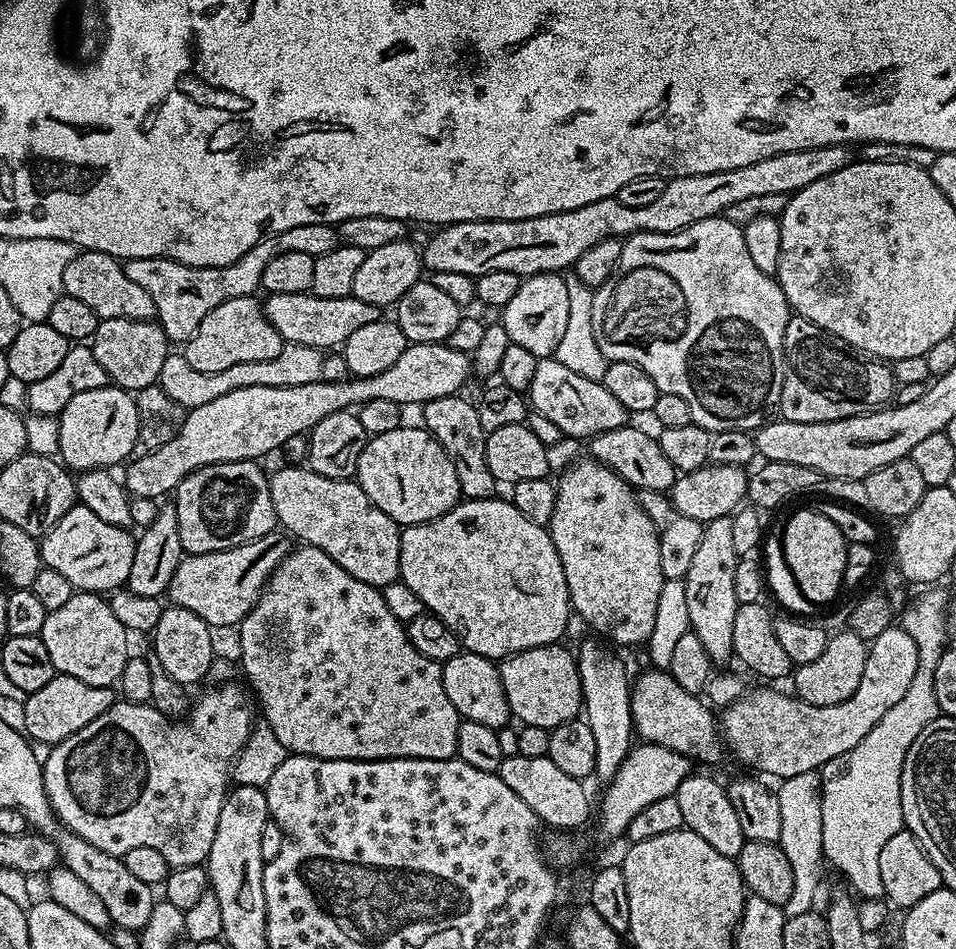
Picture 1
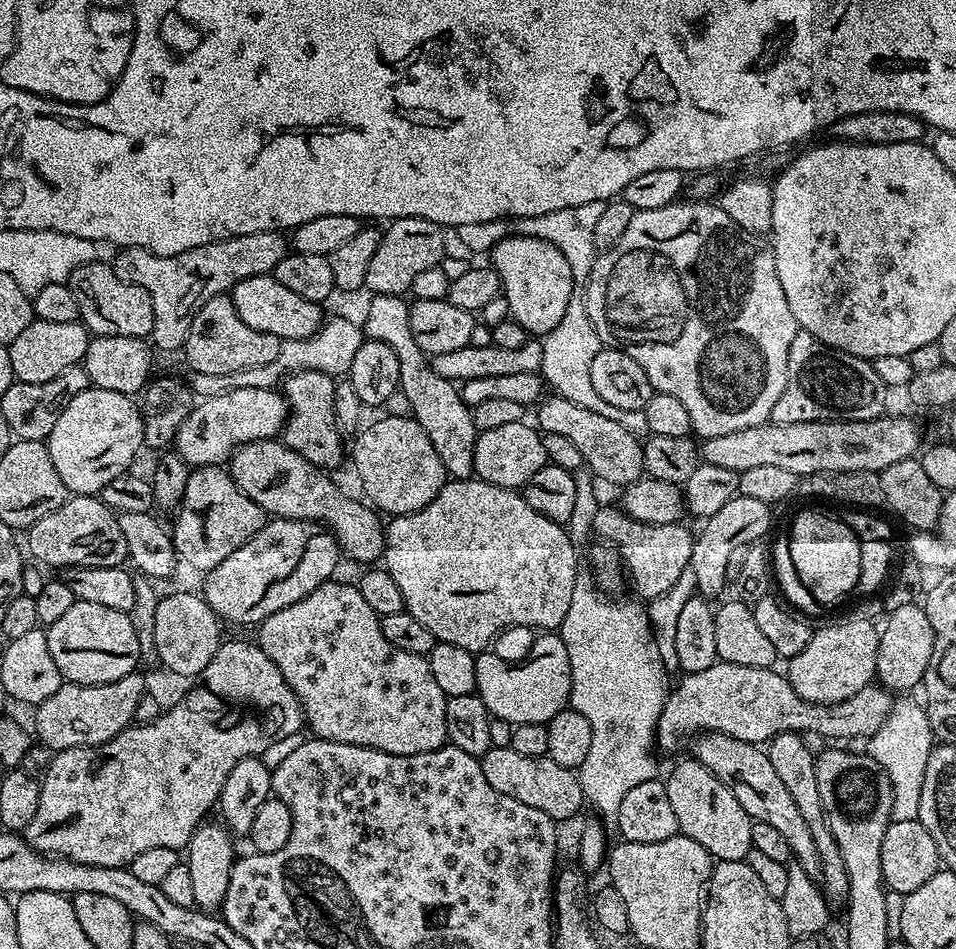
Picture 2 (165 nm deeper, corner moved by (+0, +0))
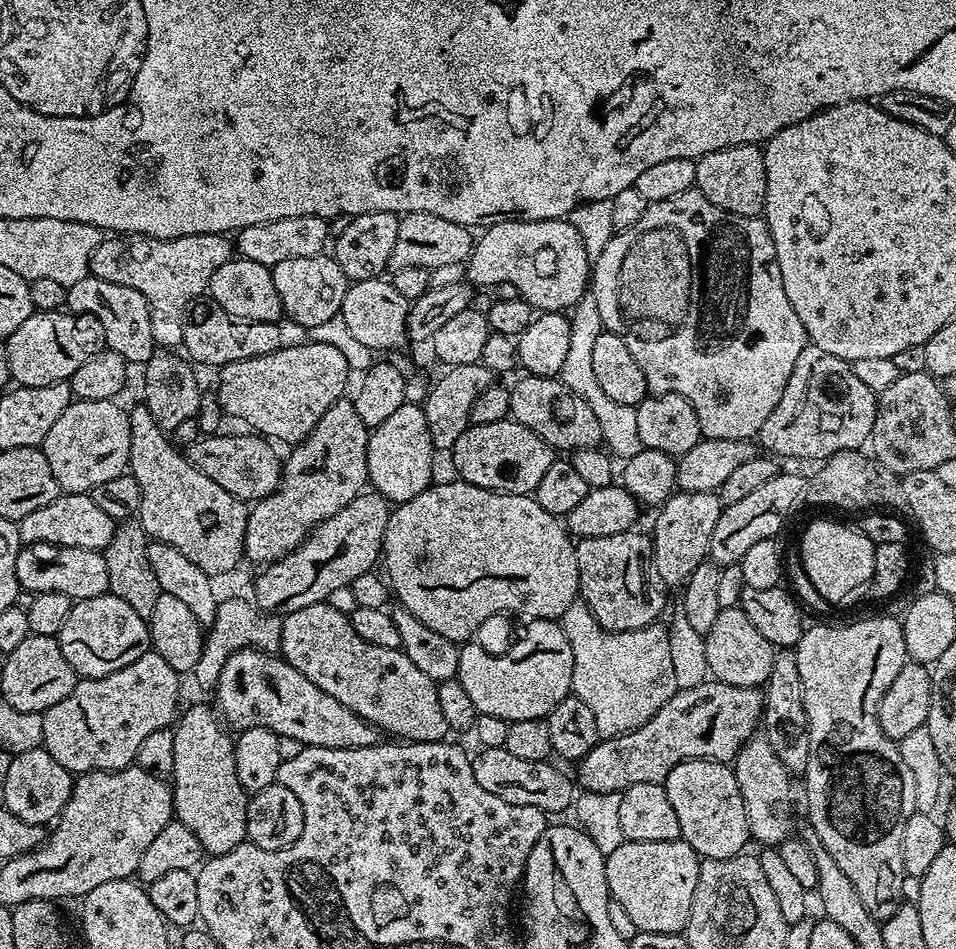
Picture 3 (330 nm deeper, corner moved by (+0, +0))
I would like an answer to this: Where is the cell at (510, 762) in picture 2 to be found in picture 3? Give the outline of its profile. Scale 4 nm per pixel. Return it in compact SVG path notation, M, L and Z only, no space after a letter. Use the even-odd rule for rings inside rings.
M480 748L477 753L472 762L474 779L478 781L478 786L482 786L482 790L502 798L502 802L518 806L538 806L538 810L546 814L564 812L567 808L569 811L575 805L578 788L573 777L571 780L562 769L555 768L552 762L530 762L517 758L505 748Z

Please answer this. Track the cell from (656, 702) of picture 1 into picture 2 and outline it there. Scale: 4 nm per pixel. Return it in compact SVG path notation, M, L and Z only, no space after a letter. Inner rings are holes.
M706 732L695 737L695 759L699 760L718 782L725 784L738 798L738 806L746 810L755 822L766 822L774 826L790 842L795 863L806 870L813 878L819 877L820 859L818 858L818 846L814 846L814 834L810 834L810 826L806 826L806 818L802 818L798 806L794 806L794 798L790 798L790 790L778 779L778 773L774 771L774 765L770 762L767 751L759 744L742 742L738 738L730 738L728 734L721 732Z

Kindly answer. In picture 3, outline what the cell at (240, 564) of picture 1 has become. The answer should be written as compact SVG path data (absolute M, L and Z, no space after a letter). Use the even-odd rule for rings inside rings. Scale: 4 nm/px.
M375 490L354 497L338 514L313 528L293 552L261 571L264 573L256 580L255 605L284 614L302 610L302 606L327 602L335 589L351 585L354 578L373 571L384 550L389 511L389 501Z

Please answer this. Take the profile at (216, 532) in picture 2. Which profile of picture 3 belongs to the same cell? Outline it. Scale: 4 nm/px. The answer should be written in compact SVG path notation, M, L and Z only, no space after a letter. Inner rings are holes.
M136 402L136 405L134 405L133 408L130 408L130 411L128 412L128 421L130 422L130 458L128 459L127 471L138 482L138 490L142 490L142 506L138 513L138 523L140 527L143 528L145 534L148 535L149 541L174 546L182 554L186 554L186 558L190 558L190 562L194 562L194 566L198 566L202 569L207 576L219 578L219 576L226 575L227 572L234 571L236 563L238 563L239 560L242 560L242 557L244 556L244 535L246 534L246 526L248 525L249 505L234 494L222 490L222 486L218 486L218 482L206 478L206 474L202 474L202 470L195 468L188 460L187 455L185 455L181 449L179 452L179 450L175 448L177 445L165 435L162 429L160 429L158 422L154 422L154 414L150 414L150 410L143 404L143 402Z

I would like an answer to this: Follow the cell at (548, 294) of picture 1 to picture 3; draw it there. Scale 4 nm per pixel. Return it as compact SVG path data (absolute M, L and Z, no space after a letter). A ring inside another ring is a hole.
M567 218L559 220L503 220L497 224L489 224L472 245L472 254L466 261L467 279L473 285L489 284L495 286L502 282L511 282L518 286L520 299L526 301L537 313L564 312L576 307L579 300L590 288L590 261L586 254L586 246L582 246L582 238L578 230Z

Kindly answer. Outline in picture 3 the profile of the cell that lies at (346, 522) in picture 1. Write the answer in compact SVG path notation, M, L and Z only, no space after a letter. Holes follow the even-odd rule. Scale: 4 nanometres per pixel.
M259 434L247 435L208 436L205 440L203 438L197 438L187 445L186 455L195 468L202 470L202 474L206 474L206 478L218 482L218 486L222 486L222 490L234 494L242 501L255 502L257 500L264 500L270 494L276 492L276 488L280 485L280 477L282 475L282 456L279 456L272 449L275 447L265 437Z

